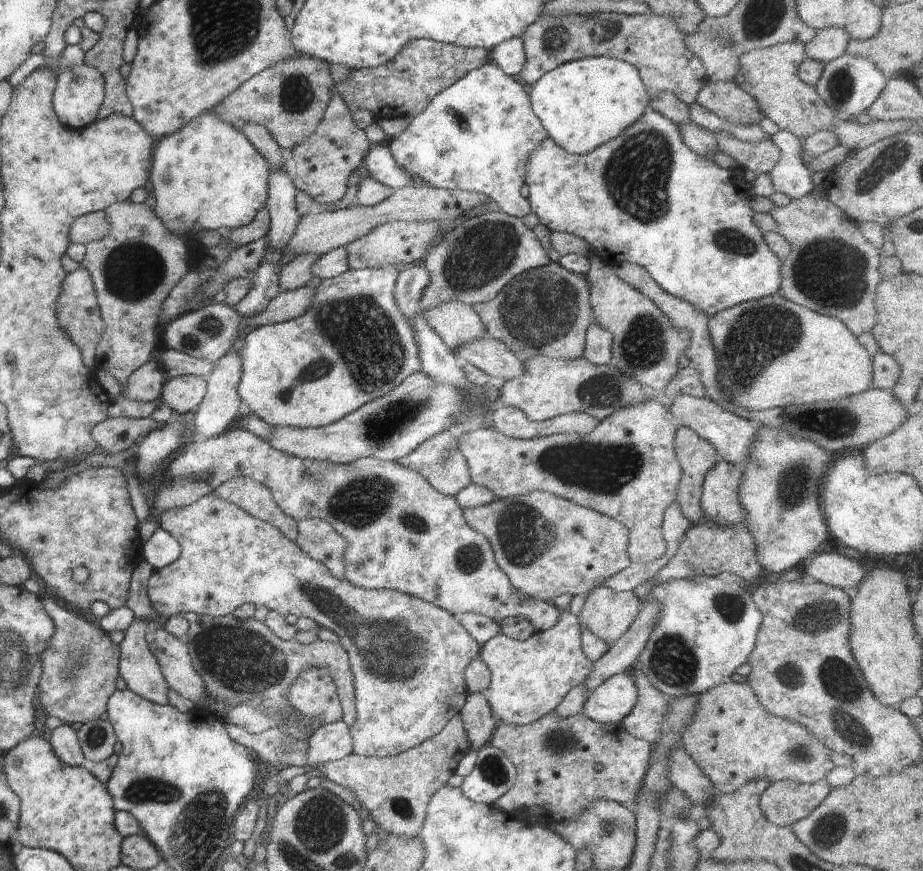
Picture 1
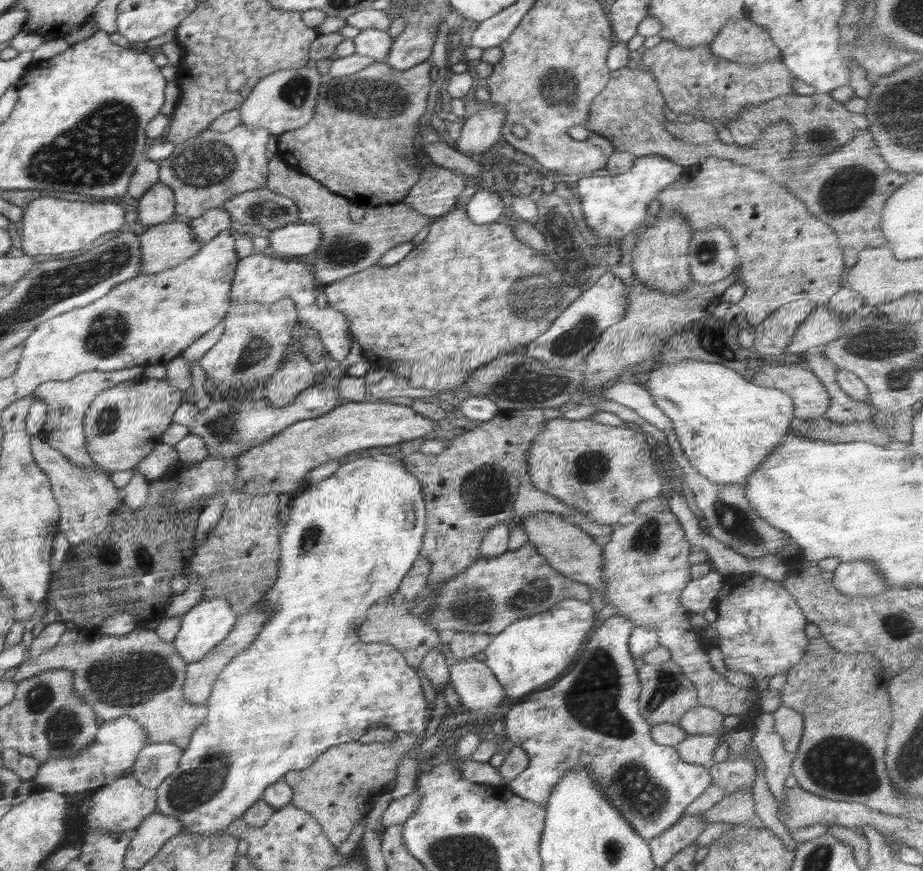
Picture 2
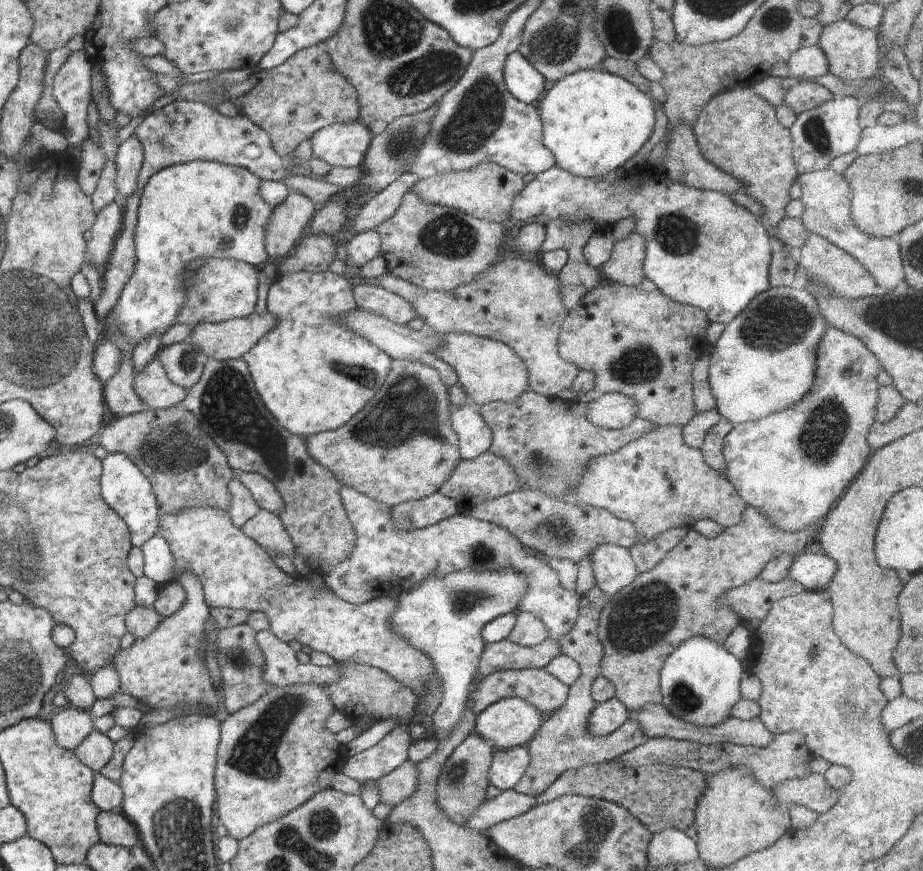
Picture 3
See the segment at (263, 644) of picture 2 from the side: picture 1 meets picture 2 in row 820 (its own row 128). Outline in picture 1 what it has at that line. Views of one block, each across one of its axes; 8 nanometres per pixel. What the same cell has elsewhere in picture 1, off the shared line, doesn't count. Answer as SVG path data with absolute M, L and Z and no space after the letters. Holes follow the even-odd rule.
M212 112L192 118L176 132L156 141L151 159L148 188L156 199L153 211L163 225L177 237L188 239L193 238L189 236L191 233L199 231L224 233L240 228L250 224L256 213L266 206L271 173L266 159L242 131L236 130Z

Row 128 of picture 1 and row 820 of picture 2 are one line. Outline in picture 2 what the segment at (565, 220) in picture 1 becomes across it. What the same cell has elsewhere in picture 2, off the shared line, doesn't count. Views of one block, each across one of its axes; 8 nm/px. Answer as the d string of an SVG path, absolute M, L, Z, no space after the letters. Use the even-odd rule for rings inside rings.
M612 616L602 622L602 625L598 626L596 630L592 631L584 647L584 652L580 656L576 666L566 674L563 678L560 678L554 686L550 686L548 690L542 689L542 692L534 692L534 694L528 694L524 702L520 702L510 710L505 715L506 728L504 733L507 733L508 738L512 744L516 747L523 748L529 755L529 765L526 770L523 770L512 782L509 782L510 788L514 794L529 800L530 802L535 802L538 806L543 809L547 807L550 793L552 789L557 786L558 781L565 776L571 768L579 768L579 766L585 766L589 770L589 774L593 776L593 780L597 780L597 785L601 786L601 791L608 802L622 815L622 818L628 822L634 833L642 837L645 841L649 841L651 838L656 838L656 836L664 833L664 831L674 826L680 817L685 814L686 807L694 802L695 798L698 798L708 785L711 784L711 774L709 769L705 765L698 765L697 763L684 762L679 754L676 752L674 747L658 744L651 737L651 726L647 723L640 714L639 711L639 695L640 695L640 682L638 673L638 664L634 661L633 656L630 654L629 649L629 636L632 633L634 626L628 618L622 618L622 616Z

